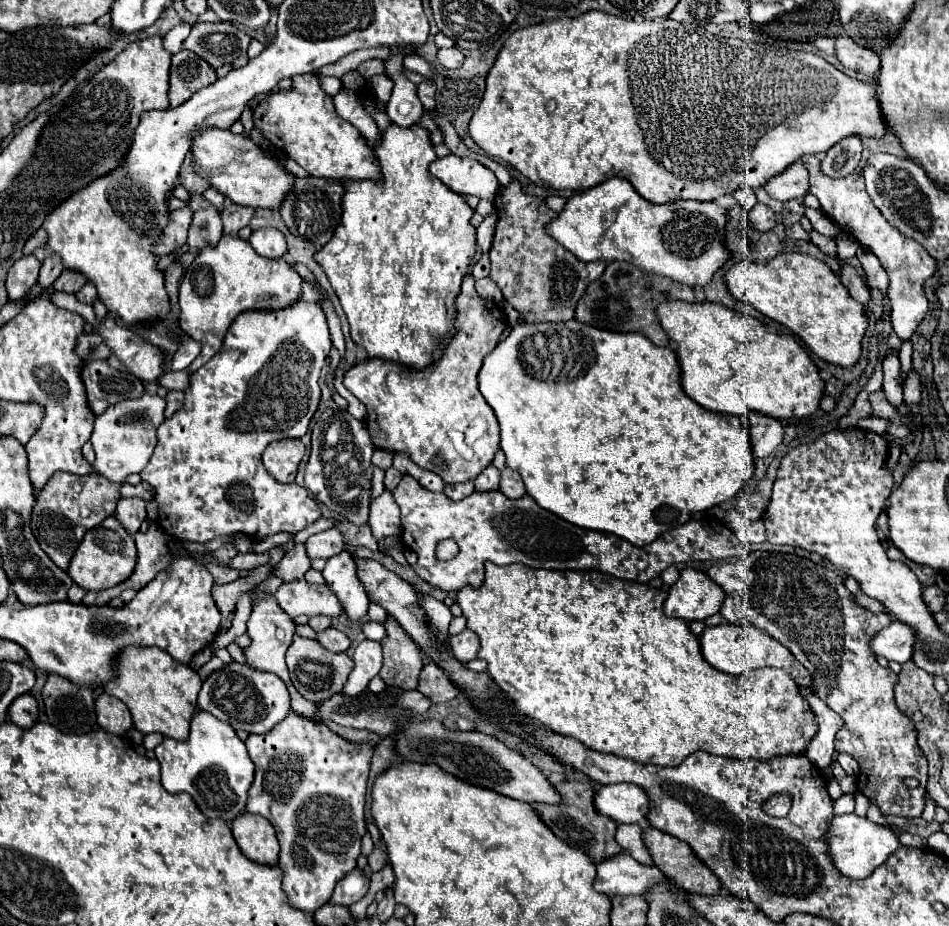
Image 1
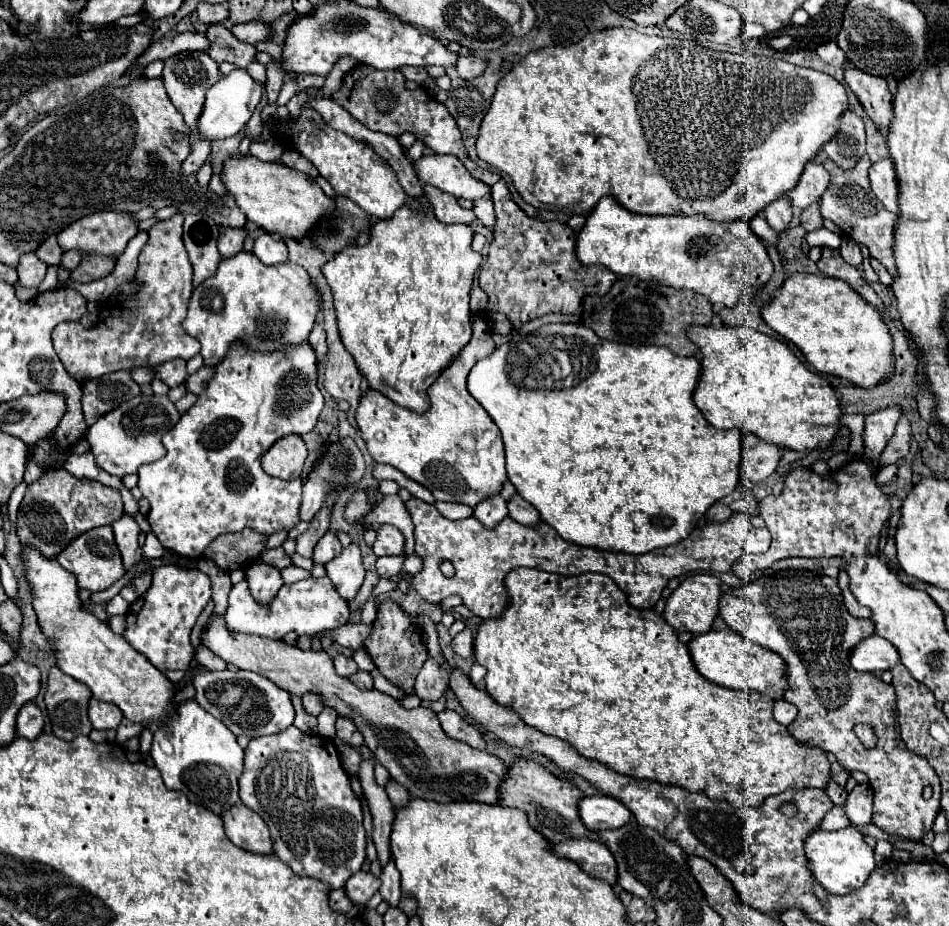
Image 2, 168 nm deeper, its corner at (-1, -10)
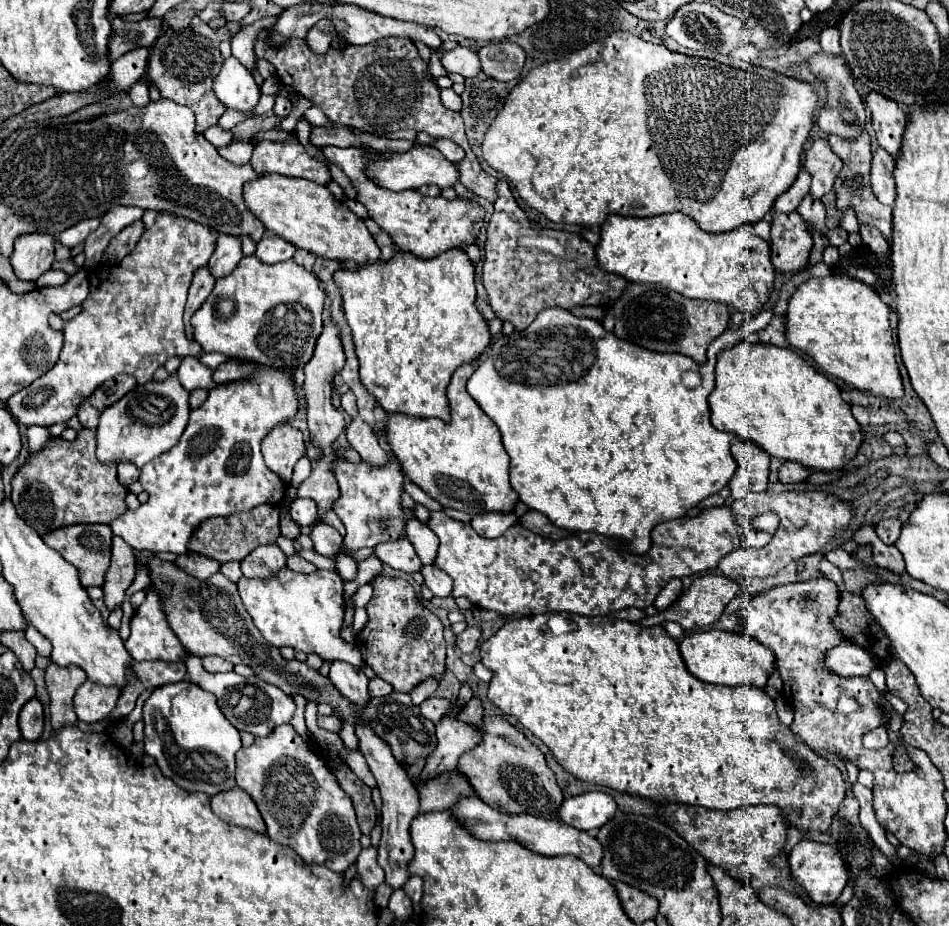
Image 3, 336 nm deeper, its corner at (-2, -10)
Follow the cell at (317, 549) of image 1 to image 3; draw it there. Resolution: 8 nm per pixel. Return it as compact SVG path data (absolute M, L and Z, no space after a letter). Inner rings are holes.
M326 523L314 525L312 533L310 533L310 539L314 543L314 551L318 551L324 557L334 557L334 555L340 553L342 535L334 527L330 527Z

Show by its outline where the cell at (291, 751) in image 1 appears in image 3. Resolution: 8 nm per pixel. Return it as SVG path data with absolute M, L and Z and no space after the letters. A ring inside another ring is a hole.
M290 723L276 727L268 737L258 737L254 745L242 747L236 753L236 783L246 791L266 821L266 835L282 845L292 847L304 863L326 865L334 873L344 873L360 855L360 829L356 823L356 813L352 799L340 789L332 767L326 763L322 753L316 753L312 745L302 739Z

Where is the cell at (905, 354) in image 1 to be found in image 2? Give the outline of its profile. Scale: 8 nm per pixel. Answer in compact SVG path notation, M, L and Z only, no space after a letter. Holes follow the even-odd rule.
M889 407L885 411L865 417L865 433L863 433L865 455L863 455L863 459L867 463L871 463L875 467L879 465L881 449L887 445L889 437L893 435L899 417L901 417L901 413L897 407Z

